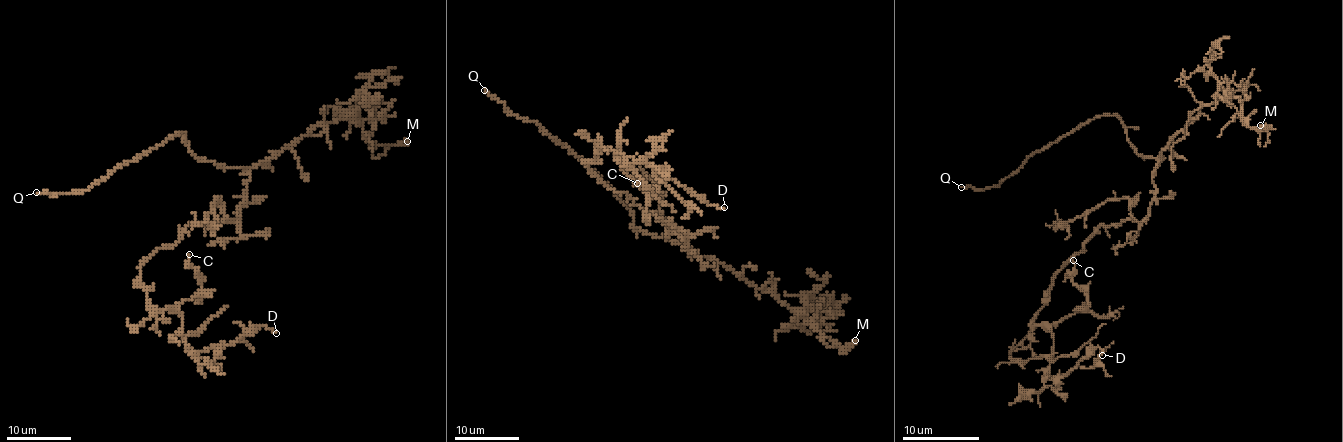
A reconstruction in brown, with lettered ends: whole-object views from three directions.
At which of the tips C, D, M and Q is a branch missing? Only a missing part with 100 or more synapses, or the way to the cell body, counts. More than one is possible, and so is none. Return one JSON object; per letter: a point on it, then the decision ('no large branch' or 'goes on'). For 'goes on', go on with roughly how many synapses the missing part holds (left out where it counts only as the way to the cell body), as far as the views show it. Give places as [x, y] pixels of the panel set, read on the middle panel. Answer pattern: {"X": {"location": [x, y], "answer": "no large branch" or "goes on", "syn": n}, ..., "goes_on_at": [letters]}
{"C": {"location": [637, 183], "answer": "no large branch"}, "D": {"location": [724, 207], "answer": "no large branch"}, "M": {"location": [855, 340], "answer": "no large branch"}, "Q": {"location": [484, 90], "answer": "goes on"}, "goes_on_at": ["Q"]}

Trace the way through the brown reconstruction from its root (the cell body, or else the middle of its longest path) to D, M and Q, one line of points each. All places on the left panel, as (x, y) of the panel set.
D: (230, 220), (191, 225), (159, 247), (140, 267), (146, 299), (180, 313), (198, 358), (260, 326), (276, 333)
M: (230, 220), (239, 215), (249, 172), (315, 125), (357, 118), (362, 133), (375, 144), (407, 141)
Q: (230, 220), (239, 215), (249, 173), (198, 159), (185, 133), (122, 163), (86, 191), (36, 192)

